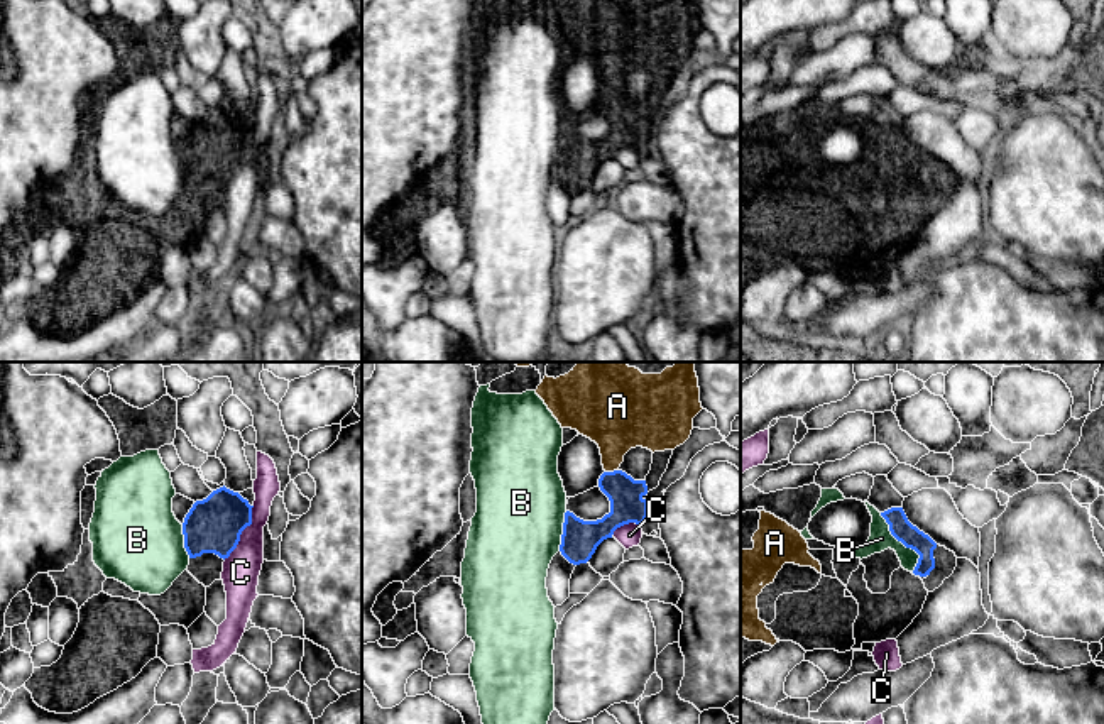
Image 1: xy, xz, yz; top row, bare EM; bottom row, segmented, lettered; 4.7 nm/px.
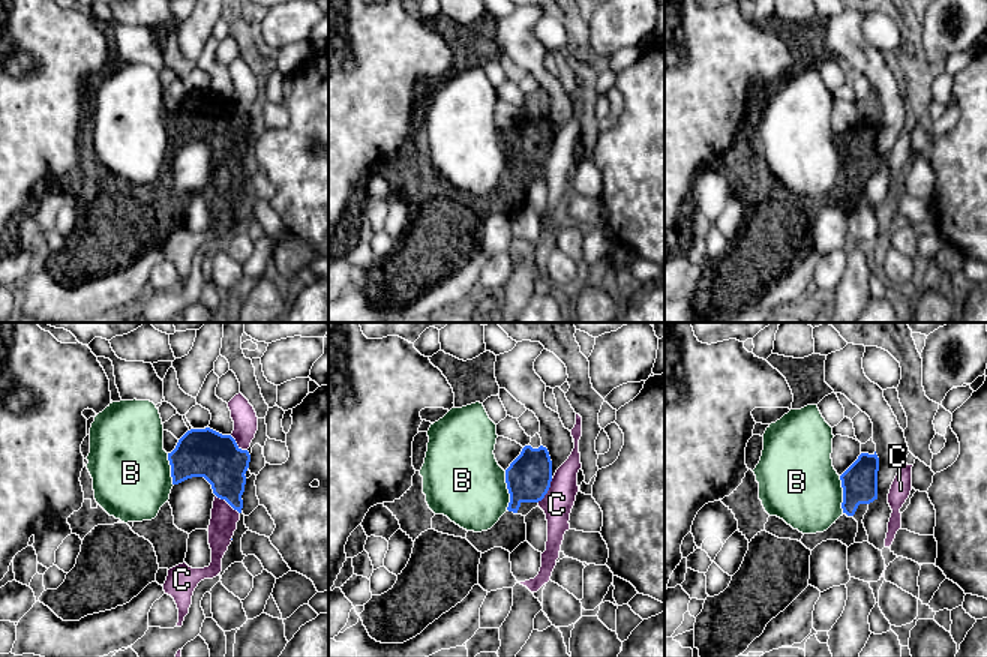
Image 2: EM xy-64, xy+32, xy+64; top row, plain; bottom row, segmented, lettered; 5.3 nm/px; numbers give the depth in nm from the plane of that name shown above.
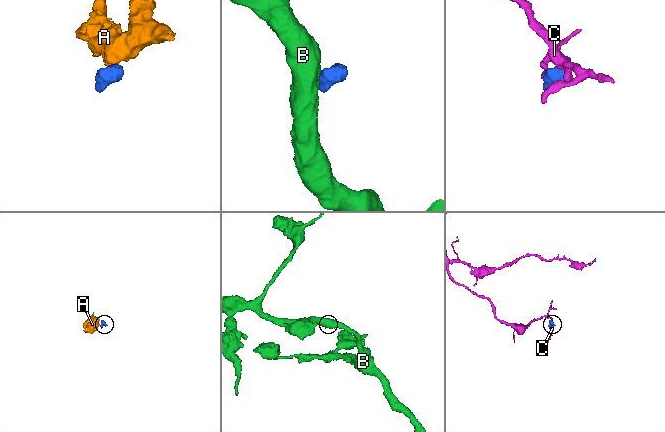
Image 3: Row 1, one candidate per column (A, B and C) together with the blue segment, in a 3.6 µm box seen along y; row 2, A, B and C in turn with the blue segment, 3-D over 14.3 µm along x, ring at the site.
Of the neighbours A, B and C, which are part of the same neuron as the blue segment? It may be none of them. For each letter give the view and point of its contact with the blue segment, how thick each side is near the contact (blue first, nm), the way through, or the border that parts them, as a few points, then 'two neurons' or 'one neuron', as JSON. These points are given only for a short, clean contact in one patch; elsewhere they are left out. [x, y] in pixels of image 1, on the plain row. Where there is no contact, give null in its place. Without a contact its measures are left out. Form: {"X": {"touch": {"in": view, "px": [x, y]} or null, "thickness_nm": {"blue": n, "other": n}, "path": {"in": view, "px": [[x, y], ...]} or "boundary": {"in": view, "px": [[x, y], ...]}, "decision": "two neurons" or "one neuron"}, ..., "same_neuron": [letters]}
{"A": {"touch": {"in": "xz", "px": [611, 93]}, "thickness_nm": {"blue": 160, "other": 300}, "path": {"in": "xz", "px": [[626, 115], [612, 102], [611, 93], [616, 41]]}, "decision": "one neuron"}, "B": {"touch": {"in": "yz", "px": [905, 166]}, "thickness_nm": {"blue": 100, "other": 110}, "boundary": {"in": "yz", "px": [[879, 134], [888, 151], [918, 176], [915, 195]]}, "decision": "two neurons"}, "C": {"touch": {"in": "xy", "px": [240, 154]}, "thickness_nm": {"blue": 260, "other": 180}, "decision": "two neurons"}, "same_neuron": ["A"]}

